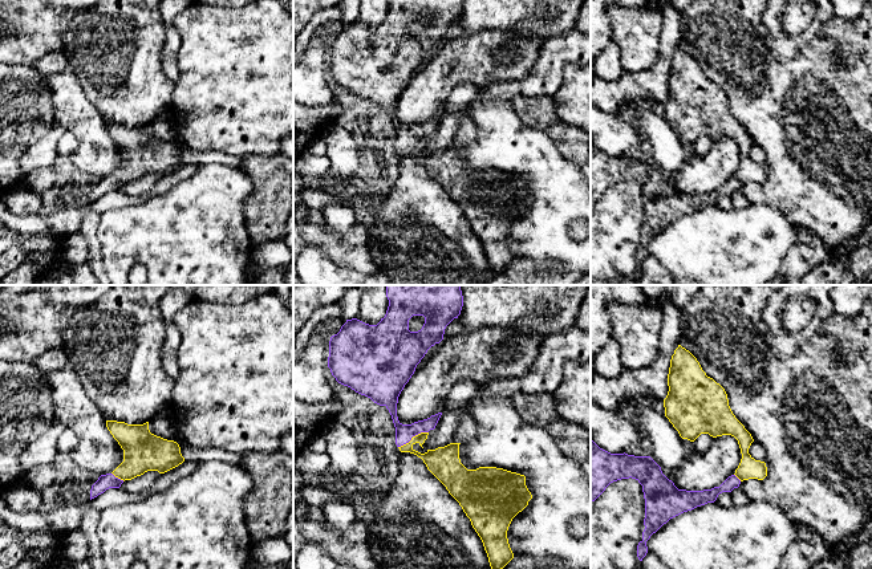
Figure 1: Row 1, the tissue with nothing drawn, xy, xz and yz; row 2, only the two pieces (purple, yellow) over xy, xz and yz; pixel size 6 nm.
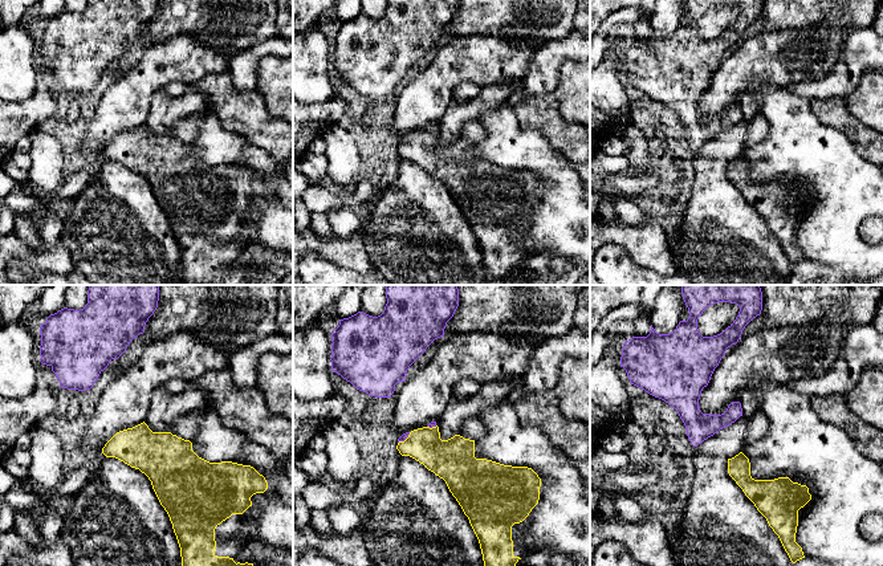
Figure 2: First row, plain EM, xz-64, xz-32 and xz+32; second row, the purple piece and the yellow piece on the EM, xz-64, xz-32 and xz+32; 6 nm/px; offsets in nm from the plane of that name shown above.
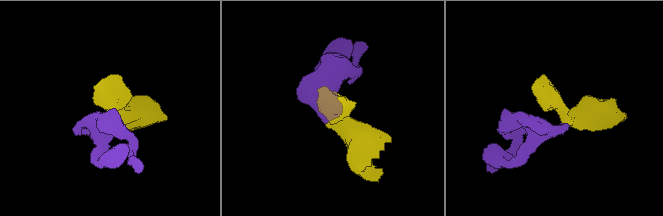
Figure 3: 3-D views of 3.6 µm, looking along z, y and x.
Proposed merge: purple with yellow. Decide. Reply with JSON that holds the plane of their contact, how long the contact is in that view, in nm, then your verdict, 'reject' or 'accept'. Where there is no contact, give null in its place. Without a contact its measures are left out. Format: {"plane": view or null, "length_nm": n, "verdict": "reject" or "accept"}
{"plane": "xz", "length_nm": 200, "verdict": "accept"}

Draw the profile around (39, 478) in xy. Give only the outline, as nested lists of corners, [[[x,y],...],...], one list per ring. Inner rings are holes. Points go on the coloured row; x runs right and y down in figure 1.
[[[40,464],[25,474],[25,481],[31,488],[42,491],[49,487],[56,479],[53,464]]]

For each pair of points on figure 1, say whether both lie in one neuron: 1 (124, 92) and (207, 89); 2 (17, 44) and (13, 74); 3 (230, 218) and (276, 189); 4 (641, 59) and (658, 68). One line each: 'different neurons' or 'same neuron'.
1: different neurons
2: different neurons
3: different neurons
4: different neurons

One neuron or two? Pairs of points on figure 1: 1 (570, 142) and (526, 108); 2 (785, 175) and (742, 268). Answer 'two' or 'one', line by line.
1: one
2: two

